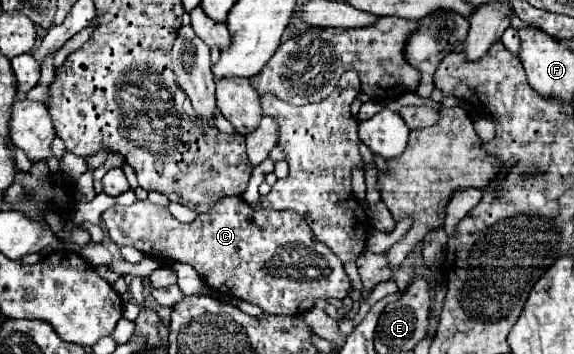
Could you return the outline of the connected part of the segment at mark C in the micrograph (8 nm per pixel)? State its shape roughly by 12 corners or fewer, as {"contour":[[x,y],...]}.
{"contour":[[149,199],[109,237],[189,263],[267,313],[343,299],[343,263],[299,215],[219,199],[191,223]]}

